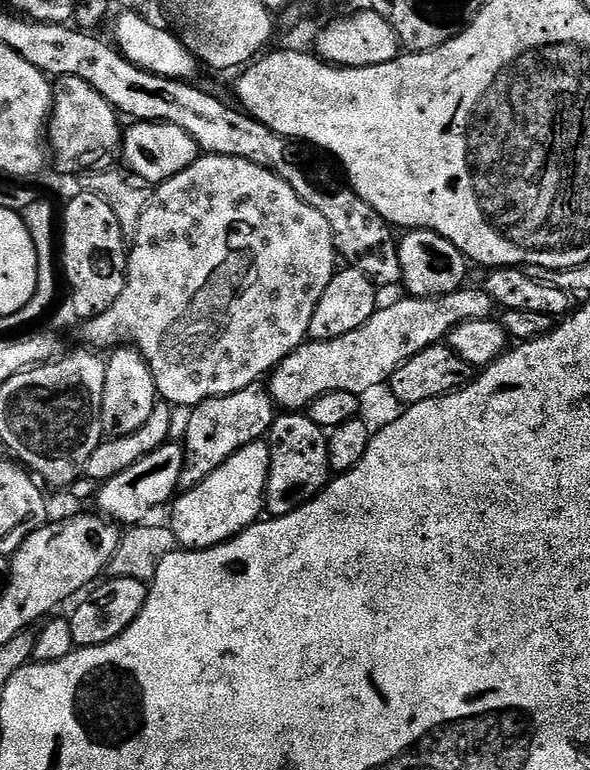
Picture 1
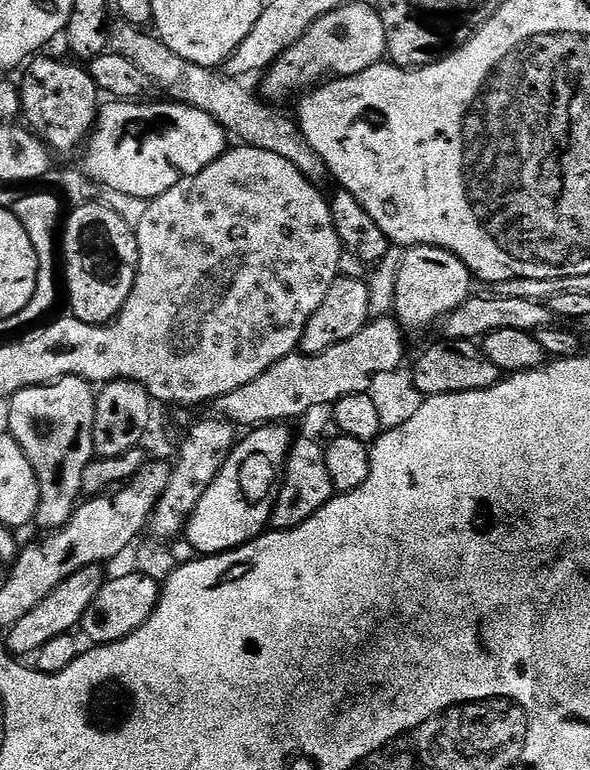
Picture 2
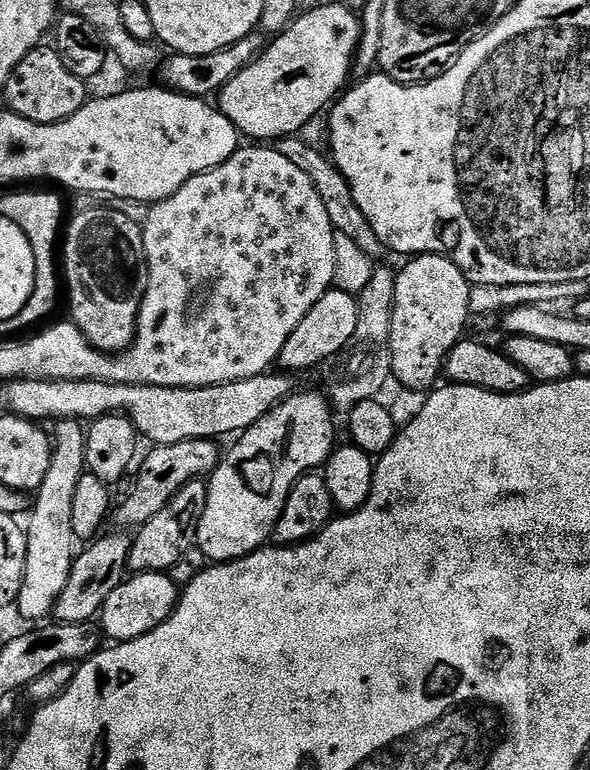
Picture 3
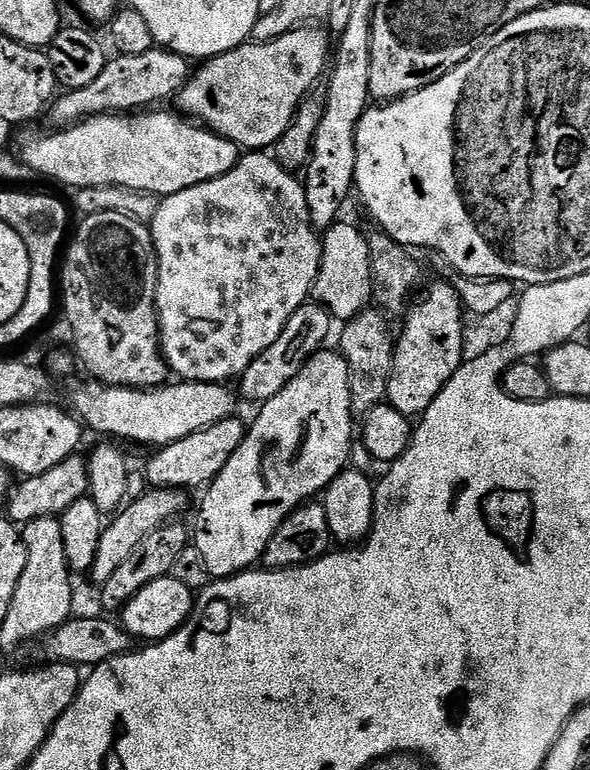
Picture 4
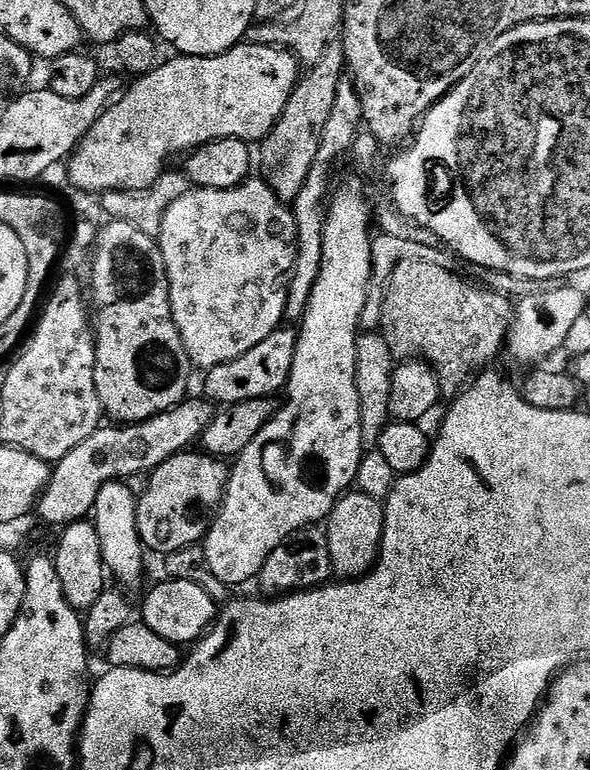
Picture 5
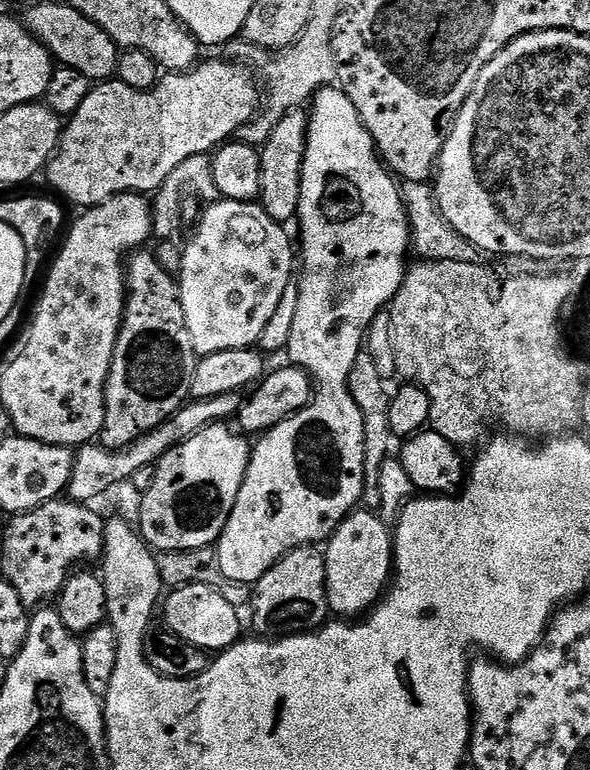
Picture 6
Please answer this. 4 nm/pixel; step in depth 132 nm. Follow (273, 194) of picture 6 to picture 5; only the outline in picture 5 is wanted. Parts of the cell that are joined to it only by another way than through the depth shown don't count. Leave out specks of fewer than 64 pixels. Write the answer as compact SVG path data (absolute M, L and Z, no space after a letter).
M334 39L330 46L326 46L322 58L318 58L318 62L314 62L297 80L290 94L290 102L286 102L286 110L282 110L282 118L278 118L274 130L270 130L265 140L259 141L259 179L268 184L270 190L274 190L274 194L282 201L291 202L298 198L302 185L306 183L310 166L314 158L318 158L318 146L322 146L322 130L330 119L334 97L338 95L338 86L345 72L344 46L339 39Z

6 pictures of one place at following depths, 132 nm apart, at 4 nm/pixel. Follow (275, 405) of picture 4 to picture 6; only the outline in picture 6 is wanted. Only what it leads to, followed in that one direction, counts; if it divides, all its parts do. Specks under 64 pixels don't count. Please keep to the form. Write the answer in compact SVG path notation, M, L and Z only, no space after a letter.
M329 86L320 89L310 101L310 115L308 118L308 145L306 158L302 162L302 198L298 202L298 225L300 224L300 240L298 236L298 256L304 259L304 269L299 269L298 283L300 286L300 301L298 311L294 318L294 330L290 330L290 342L286 349L291 363L297 368L303 368L312 377L318 391L313 395L312 402L305 406L301 412L296 413L289 420L283 420L269 432L255 441L252 457L246 470L246 478L242 482L242 490L238 490L238 502L234 502L234 510L222 530L220 539L214 547L218 554L218 562L222 566L222 574L236 584L254 586L290 550L305 546L316 546L327 541L332 531L348 517L351 512L357 511L358 505L364 499L364 423L362 410L358 410L358 402L348 392L348 379L354 362L362 355L362 345L366 340L366 333L379 312L389 307L391 300L398 294L404 281L406 263L404 255L409 254L412 243L412 228L409 224L408 210L405 208L404 198L401 195L401 185L394 179L393 173L382 163L376 144L371 134L366 130L358 110L354 110L354 102L346 98L346 94L339 86Z

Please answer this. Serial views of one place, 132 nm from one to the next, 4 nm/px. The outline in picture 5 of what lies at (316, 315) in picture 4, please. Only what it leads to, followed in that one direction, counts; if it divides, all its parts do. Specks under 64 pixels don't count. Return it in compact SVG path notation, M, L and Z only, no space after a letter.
M281 326L275 332L270 334L270 338L266 338L266 342L258 342L258 346L254 346L254 350L246 350L246 354L242 354L242 358L234 358L234 362L222 362L222 366L214 366L207 369L203 373L204 376L204 392L203 395L211 400L217 406L227 406L230 404L237 404L238 402L250 402L250 398L272 398L277 394L275 392L283 393L288 387L288 379L290 378L290 370L294 366L294 350L298 346L298 332L295 327Z

